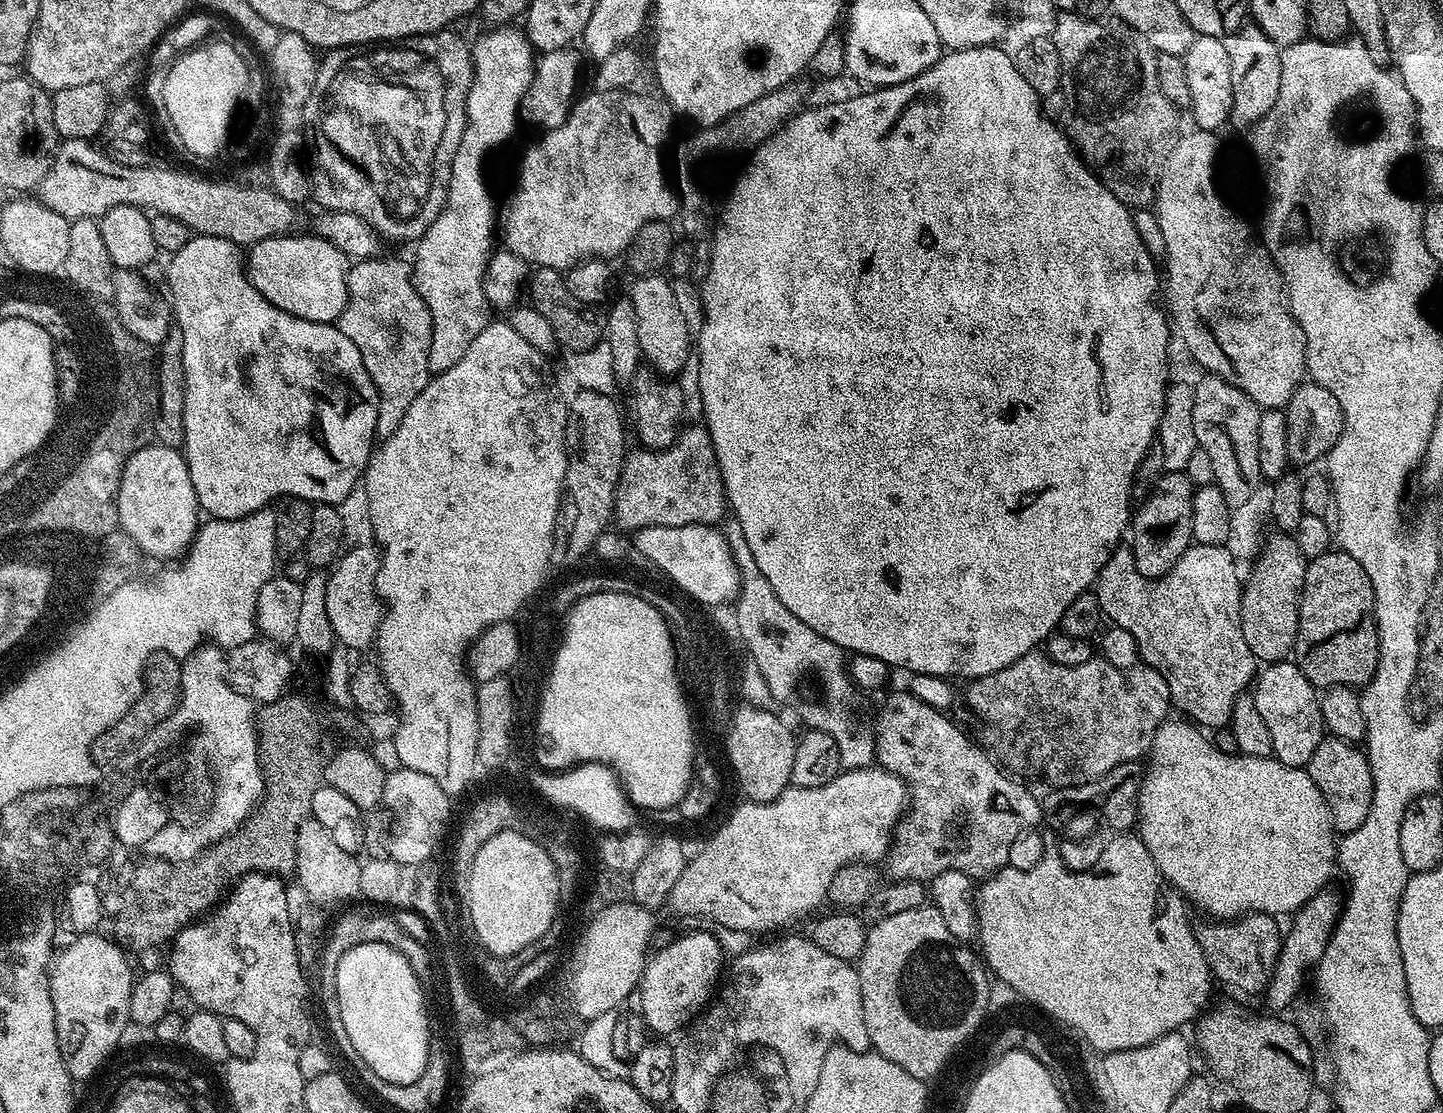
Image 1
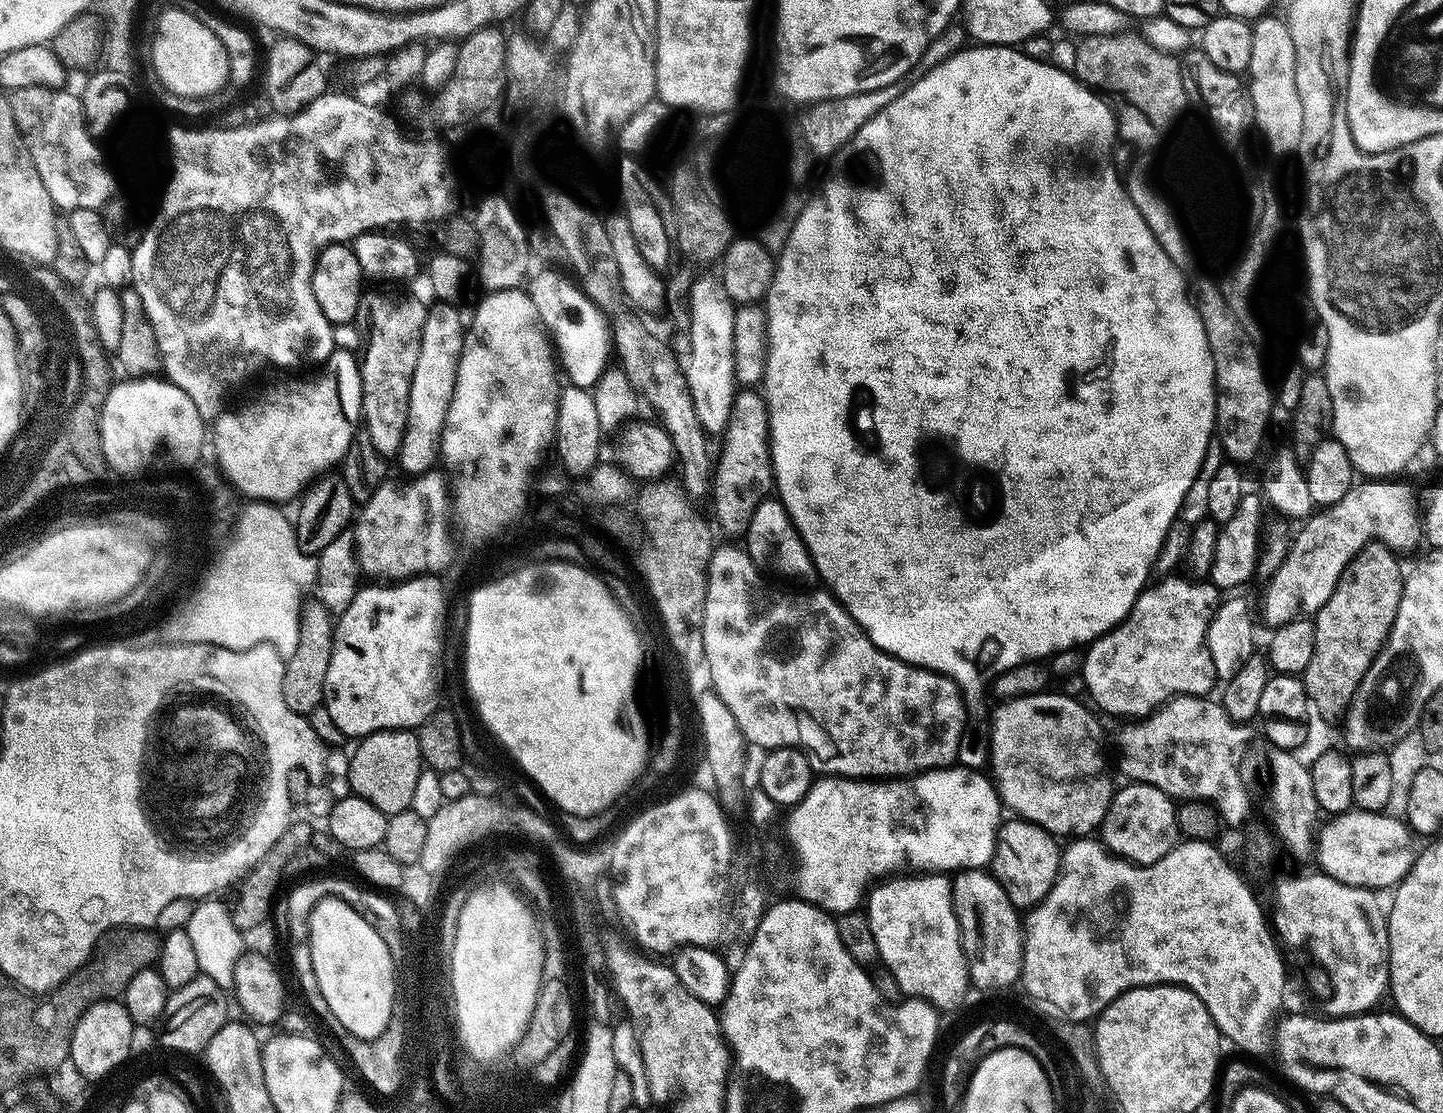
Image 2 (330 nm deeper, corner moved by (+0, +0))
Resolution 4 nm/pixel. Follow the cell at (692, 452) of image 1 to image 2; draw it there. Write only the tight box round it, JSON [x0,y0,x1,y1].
[710,390,774,537]

